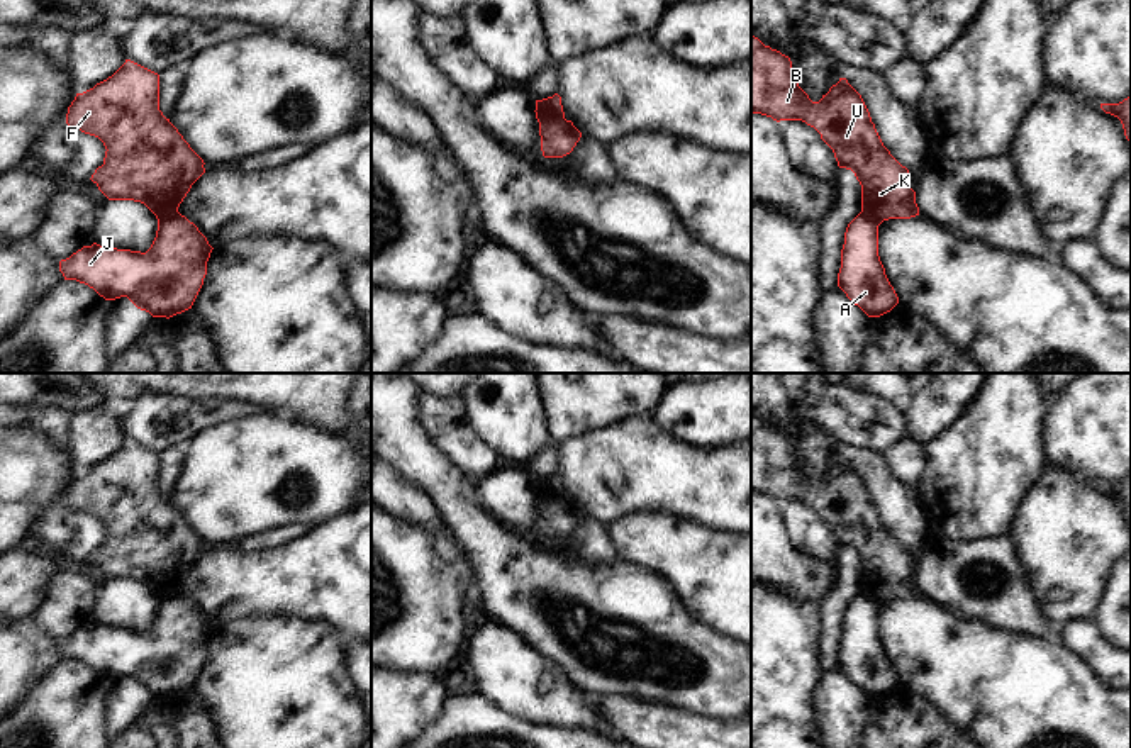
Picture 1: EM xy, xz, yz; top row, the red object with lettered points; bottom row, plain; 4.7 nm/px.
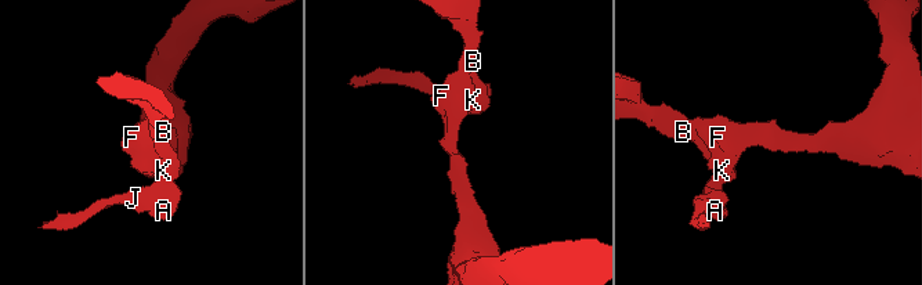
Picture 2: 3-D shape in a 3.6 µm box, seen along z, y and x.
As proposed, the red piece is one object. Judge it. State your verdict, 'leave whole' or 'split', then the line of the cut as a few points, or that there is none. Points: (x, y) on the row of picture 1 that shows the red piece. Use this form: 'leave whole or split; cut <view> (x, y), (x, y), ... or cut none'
split; cut xz (536, 106), (548, 117), (563, 119)

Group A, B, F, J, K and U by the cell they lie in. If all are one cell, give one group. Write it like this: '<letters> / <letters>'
A J / B F K U

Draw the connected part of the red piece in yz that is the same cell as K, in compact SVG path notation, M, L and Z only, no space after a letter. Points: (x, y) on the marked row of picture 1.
M751 37L751 112L773 120L802 120L814 127L833 149L839 168L851 170L861 185L861 214L877 217L878 226L889 219L919 215L916 192L909 185L909 170L883 146L861 95L839 78L819 102L812 102L799 87L792 61L758 37Z

